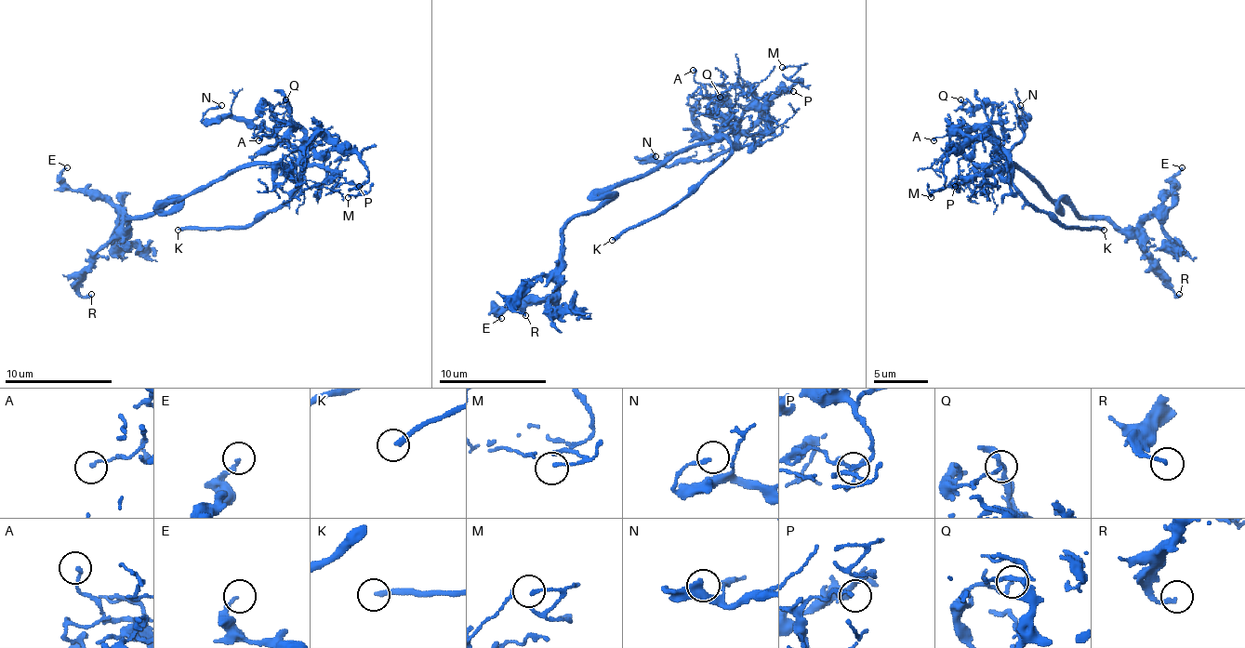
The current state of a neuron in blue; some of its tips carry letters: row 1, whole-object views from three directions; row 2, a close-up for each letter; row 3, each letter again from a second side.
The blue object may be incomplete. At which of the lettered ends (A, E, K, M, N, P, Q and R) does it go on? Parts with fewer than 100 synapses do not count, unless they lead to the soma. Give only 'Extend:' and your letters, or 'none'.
Extend: K

